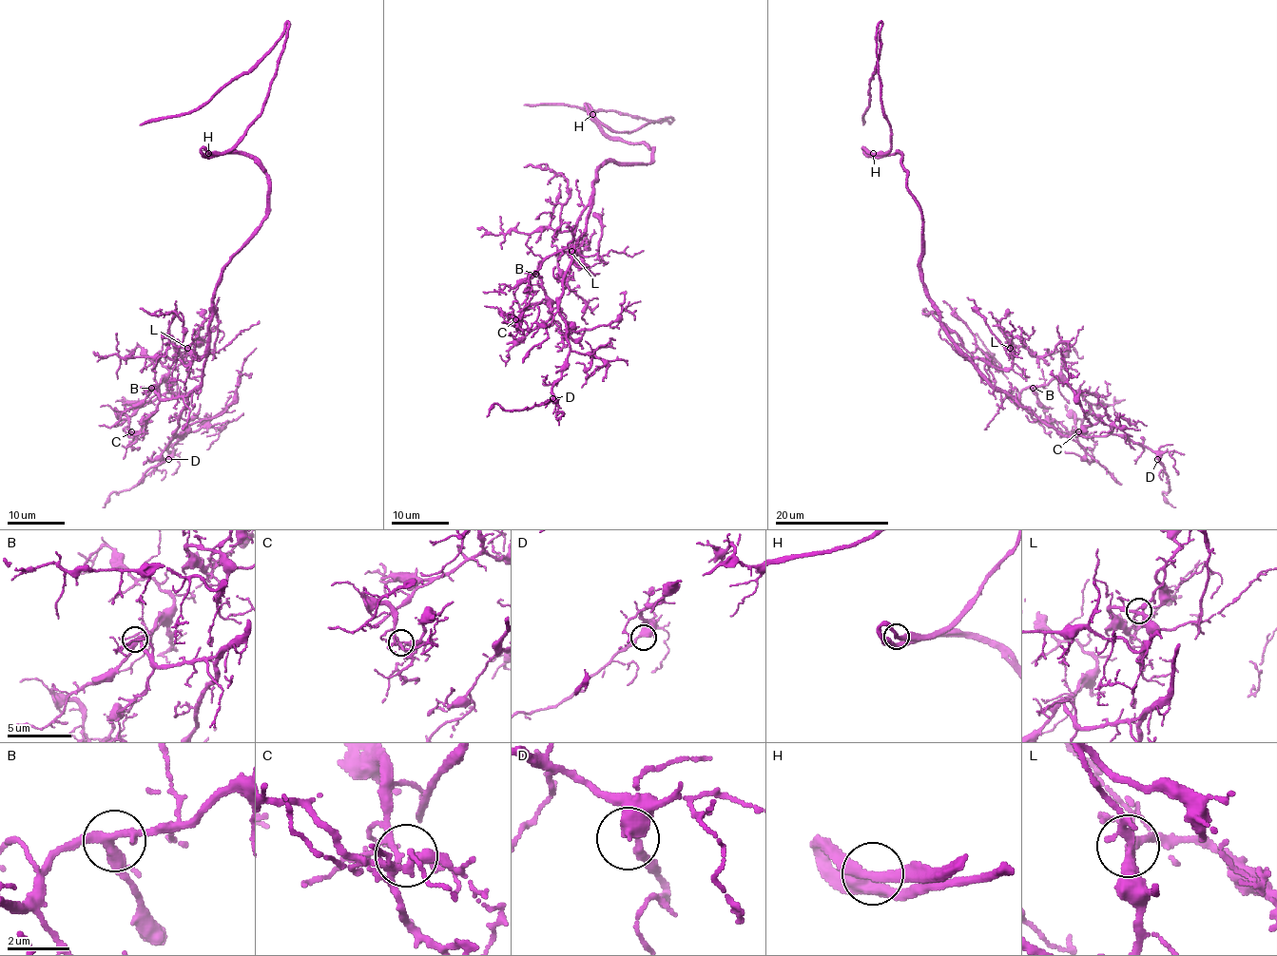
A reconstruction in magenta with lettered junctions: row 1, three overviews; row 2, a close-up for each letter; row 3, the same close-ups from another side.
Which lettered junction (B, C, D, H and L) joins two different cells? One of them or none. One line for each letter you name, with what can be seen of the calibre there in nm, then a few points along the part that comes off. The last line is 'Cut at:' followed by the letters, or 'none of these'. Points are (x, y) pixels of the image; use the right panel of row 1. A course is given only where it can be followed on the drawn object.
Cut at: none of these

